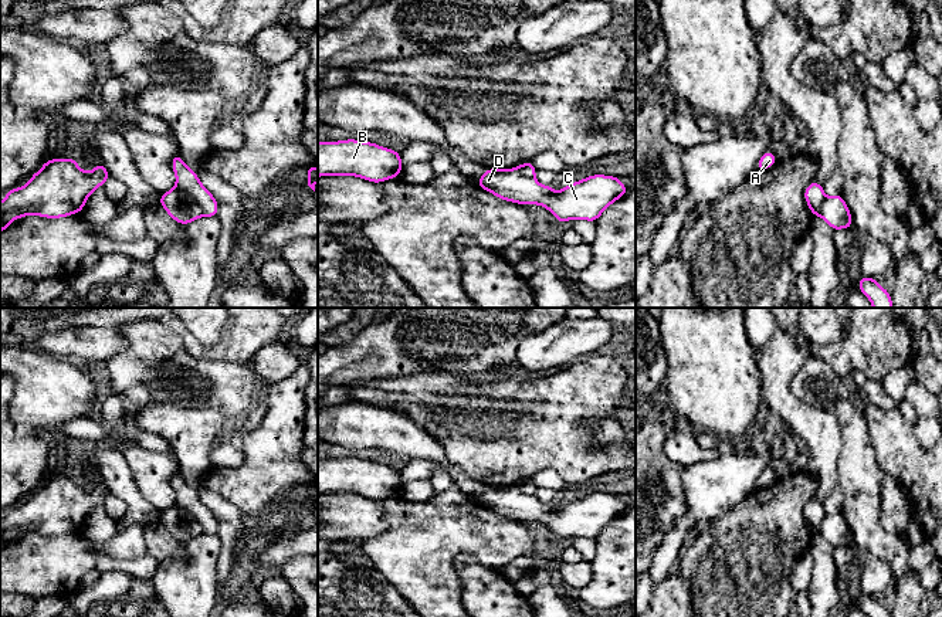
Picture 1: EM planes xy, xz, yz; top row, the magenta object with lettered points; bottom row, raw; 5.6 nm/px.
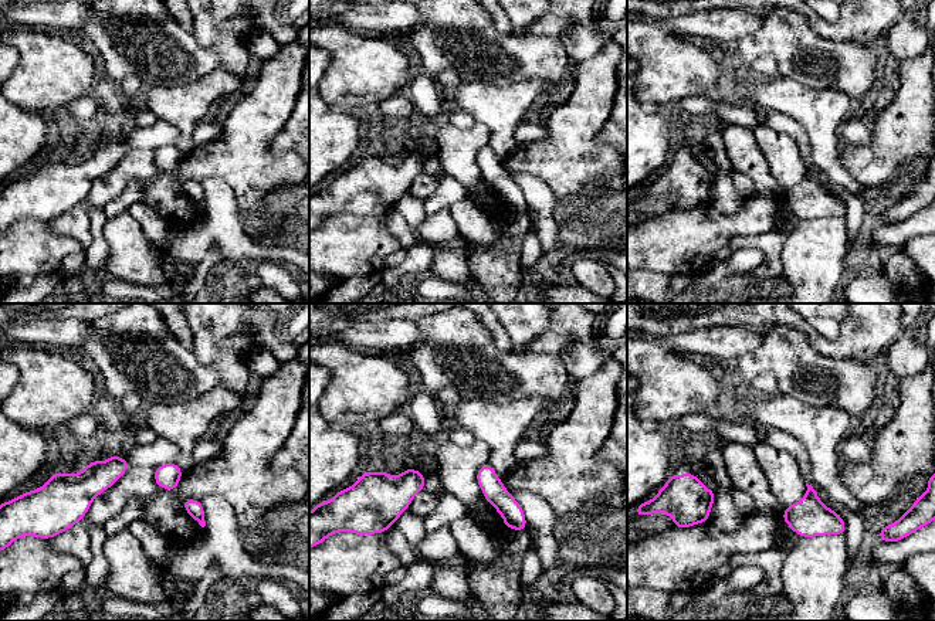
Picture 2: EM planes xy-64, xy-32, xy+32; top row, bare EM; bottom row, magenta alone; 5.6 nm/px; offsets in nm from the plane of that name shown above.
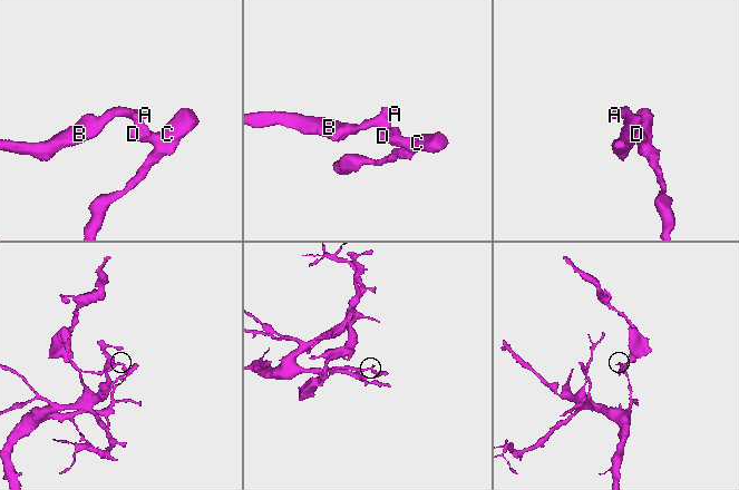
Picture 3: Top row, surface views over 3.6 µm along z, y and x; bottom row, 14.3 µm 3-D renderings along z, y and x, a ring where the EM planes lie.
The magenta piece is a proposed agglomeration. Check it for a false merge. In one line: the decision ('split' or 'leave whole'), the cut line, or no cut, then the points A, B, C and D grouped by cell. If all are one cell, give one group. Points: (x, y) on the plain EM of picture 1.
split; cut in xy along (175, 504), (185, 508), (199, 522), (203, 532); A B / C D

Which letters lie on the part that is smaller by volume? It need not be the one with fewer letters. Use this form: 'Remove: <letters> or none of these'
Remove: A, B

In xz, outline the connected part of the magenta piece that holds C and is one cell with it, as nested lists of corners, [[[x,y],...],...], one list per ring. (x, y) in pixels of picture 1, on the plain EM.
[[[518,485],[487,487],[475,501],[501,518],[542,523],[556,535],[558,542],[569,538],[596,540],[611,521],[628,509],[619,495],[606,492],[592,492],[555,509],[553,504],[522,494]]]

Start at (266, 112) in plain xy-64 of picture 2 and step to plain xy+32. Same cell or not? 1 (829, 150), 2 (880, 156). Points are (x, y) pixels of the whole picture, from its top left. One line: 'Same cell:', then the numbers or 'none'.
Same cell: 2

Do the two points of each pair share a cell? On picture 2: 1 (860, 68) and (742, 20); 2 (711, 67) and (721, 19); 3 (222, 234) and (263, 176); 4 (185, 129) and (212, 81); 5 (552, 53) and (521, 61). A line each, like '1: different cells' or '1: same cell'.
1: different cells
2: different cells
3: different cells
4: same cell
5: same cell

